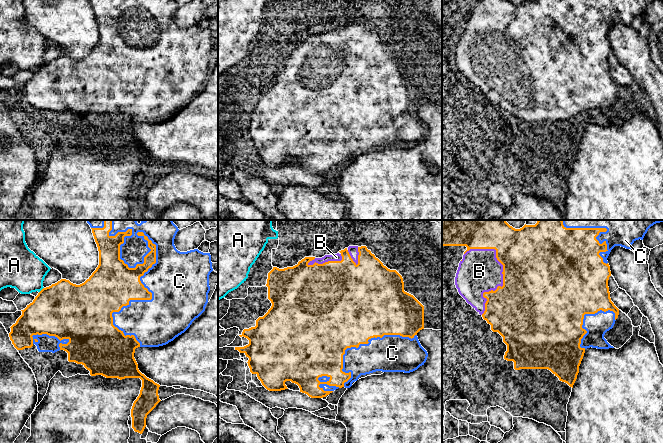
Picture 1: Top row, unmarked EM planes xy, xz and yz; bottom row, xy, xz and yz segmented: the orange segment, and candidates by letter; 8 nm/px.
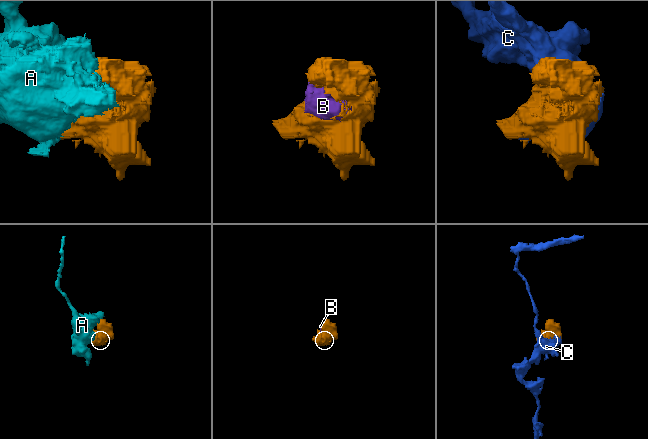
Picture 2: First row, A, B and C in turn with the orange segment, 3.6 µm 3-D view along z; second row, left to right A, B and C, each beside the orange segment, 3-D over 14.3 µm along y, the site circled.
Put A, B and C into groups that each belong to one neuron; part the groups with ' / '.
A / B C

